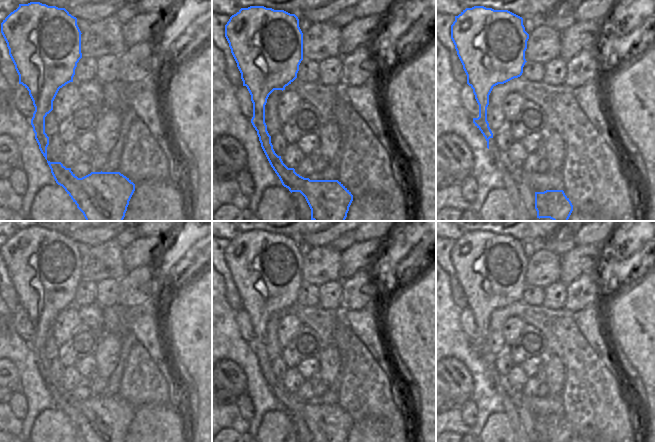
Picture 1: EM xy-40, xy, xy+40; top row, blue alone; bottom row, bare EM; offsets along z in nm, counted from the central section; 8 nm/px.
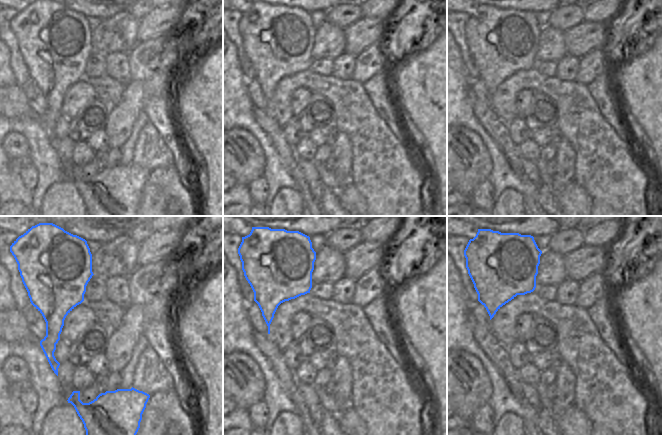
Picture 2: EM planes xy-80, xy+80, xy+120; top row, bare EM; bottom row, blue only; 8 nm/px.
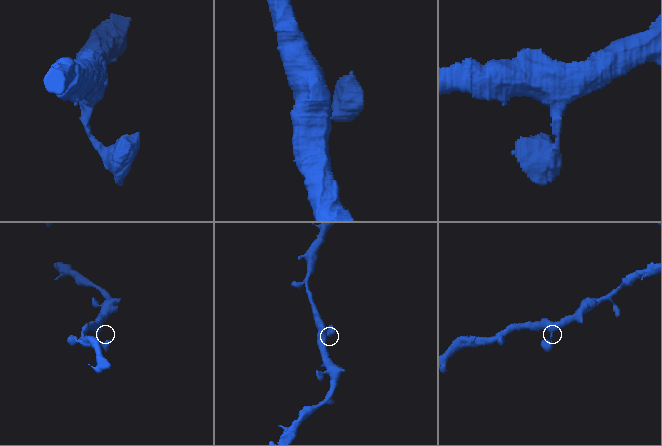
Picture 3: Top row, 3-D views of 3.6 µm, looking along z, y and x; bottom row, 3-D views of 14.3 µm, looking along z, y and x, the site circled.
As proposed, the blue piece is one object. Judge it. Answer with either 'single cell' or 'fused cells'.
single cell

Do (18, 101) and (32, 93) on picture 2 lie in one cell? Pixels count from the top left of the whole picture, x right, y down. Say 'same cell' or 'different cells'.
different cells

